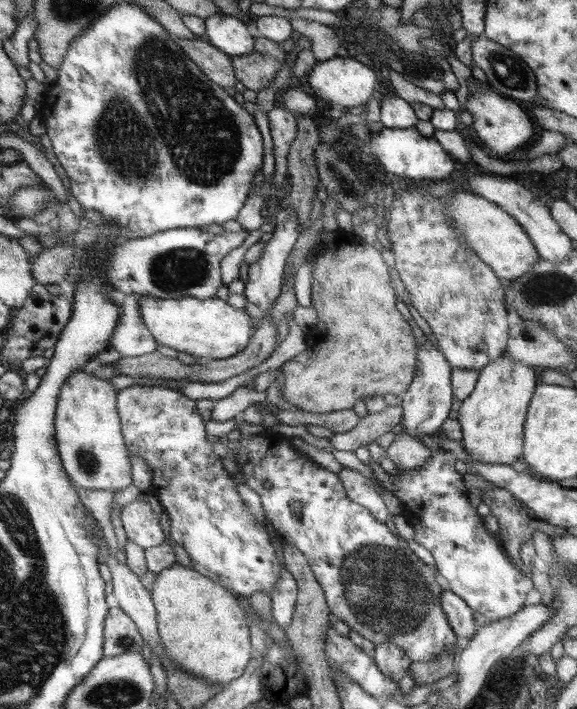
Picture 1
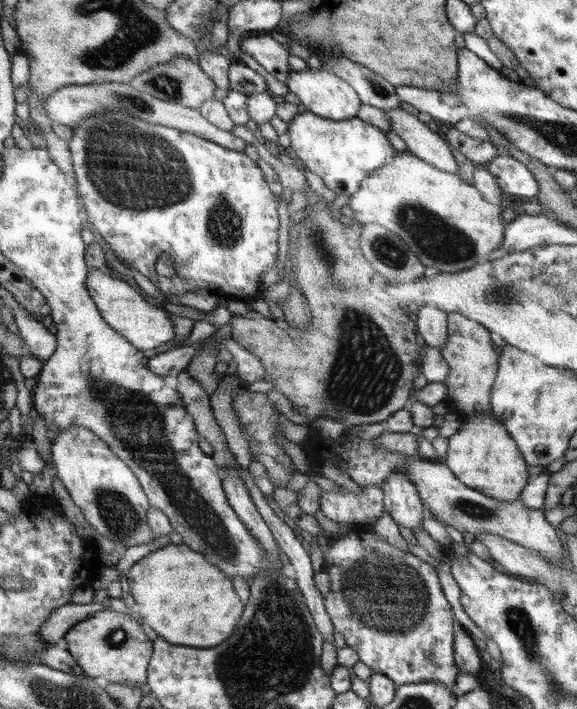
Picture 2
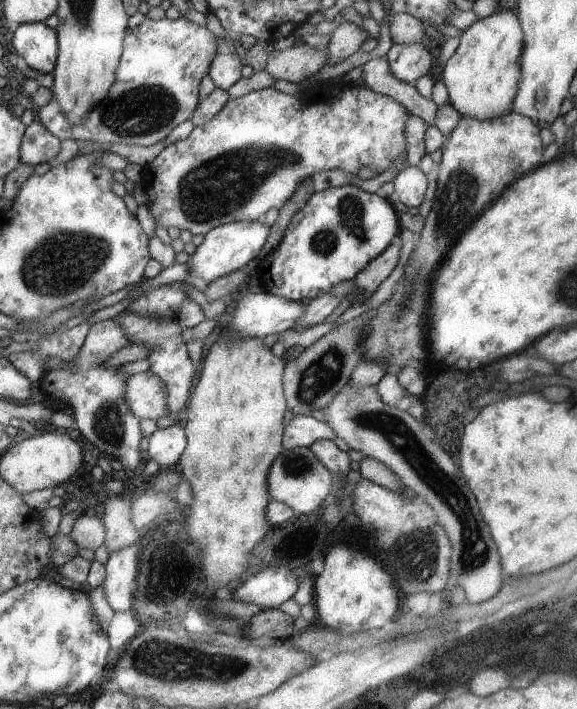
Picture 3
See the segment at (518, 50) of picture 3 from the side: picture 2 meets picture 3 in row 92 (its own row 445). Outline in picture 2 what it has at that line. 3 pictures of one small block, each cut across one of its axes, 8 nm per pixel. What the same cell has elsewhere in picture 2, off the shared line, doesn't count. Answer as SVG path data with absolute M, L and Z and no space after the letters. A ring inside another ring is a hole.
M491 411L491 414L471 416L448 438L444 462L470 488L477 489L478 492L500 502L514 502L521 498L529 484L528 464L524 459L517 441L509 435L505 425Z

